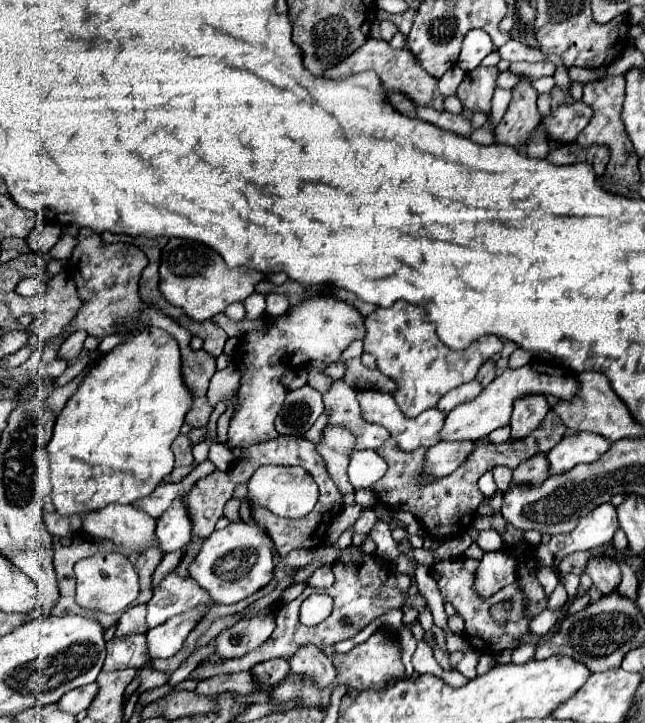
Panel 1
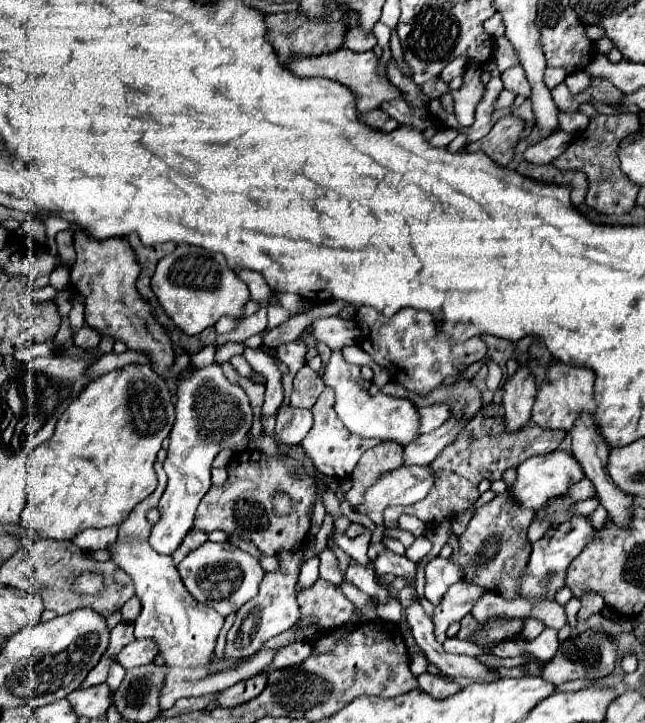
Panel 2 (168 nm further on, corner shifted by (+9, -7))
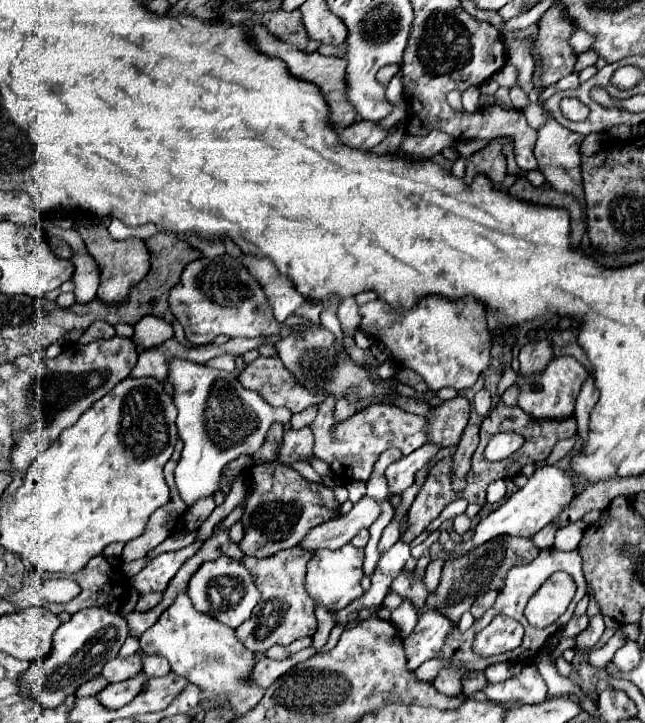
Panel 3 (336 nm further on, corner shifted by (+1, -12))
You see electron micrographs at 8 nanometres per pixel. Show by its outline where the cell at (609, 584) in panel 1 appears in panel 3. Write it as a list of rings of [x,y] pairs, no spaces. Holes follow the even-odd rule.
[[[600,614],[590,616],[588,628],[578,634],[578,646],[576,648],[578,650],[588,650],[590,646],[594,646],[598,642],[598,638],[602,636],[602,632],[604,632],[604,620],[602,620],[602,616]]]

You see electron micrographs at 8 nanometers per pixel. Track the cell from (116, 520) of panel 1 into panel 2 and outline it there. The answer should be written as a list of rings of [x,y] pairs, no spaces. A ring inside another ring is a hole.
[[[128,541],[124,543],[114,543],[108,547],[112,553],[112,561],[124,569],[136,587],[136,595],[142,601],[142,611],[138,615],[138,619],[134,621],[134,635],[136,639],[152,639],[158,645],[158,655],[164,657],[164,663],[170,667],[204,667],[212,661],[212,653],[214,653],[214,645],[216,645],[216,637],[224,625],[224,617],[218,615],[216,611],[212,611],[212,607],[206,607],[204,603],[198,603],[196,599],[192,599],[192,595],[188,595],[178,569],[172,561],[170,555],[160,555],[156,553],[148,541]]]

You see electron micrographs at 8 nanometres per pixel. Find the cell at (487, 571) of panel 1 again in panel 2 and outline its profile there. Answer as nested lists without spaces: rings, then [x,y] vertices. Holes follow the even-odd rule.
[[[460,581],[446,591],[442,601],[434,607],[434,615],[432,615],[434,635],[438,643],[446,641],[448,625],[454,621],[462,621],[462,617],[470,613],[470,609],[474,607],[474,603],[480,599],[482,593],[486,593],[486,589],[468,581]]]

